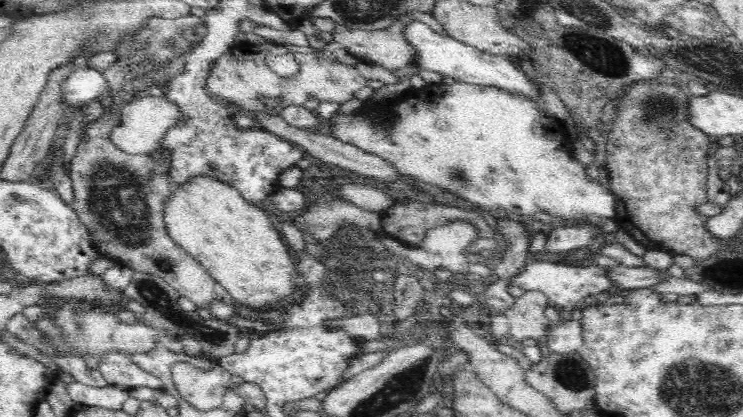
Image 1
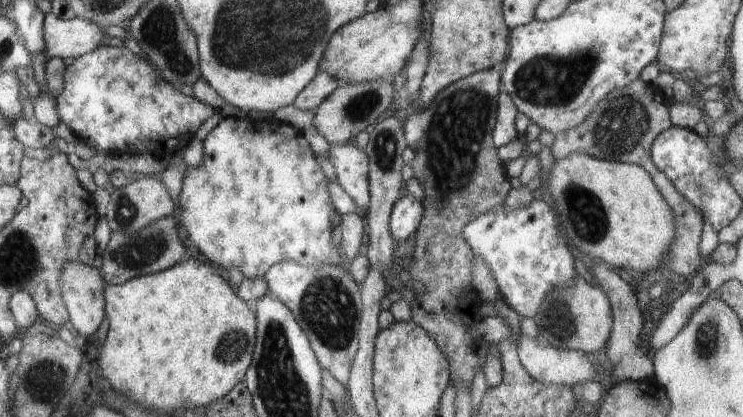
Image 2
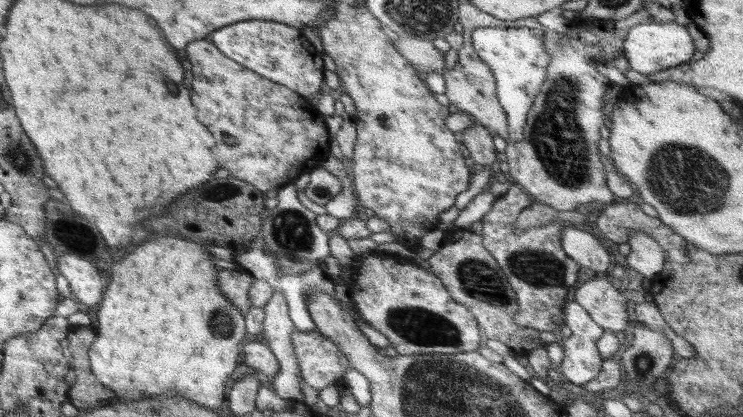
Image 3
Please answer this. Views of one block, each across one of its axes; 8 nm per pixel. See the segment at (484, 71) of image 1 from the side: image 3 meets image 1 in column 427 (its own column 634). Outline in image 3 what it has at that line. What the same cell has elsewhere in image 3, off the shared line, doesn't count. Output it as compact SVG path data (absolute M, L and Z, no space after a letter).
M652 21L646 24L632 25L624 40L624 57L628 60L630 68L645 75L680 64L687 64L694 52L696 52L696 46L688 29L686 29L686 25L677 24L676 21L663 23Z

